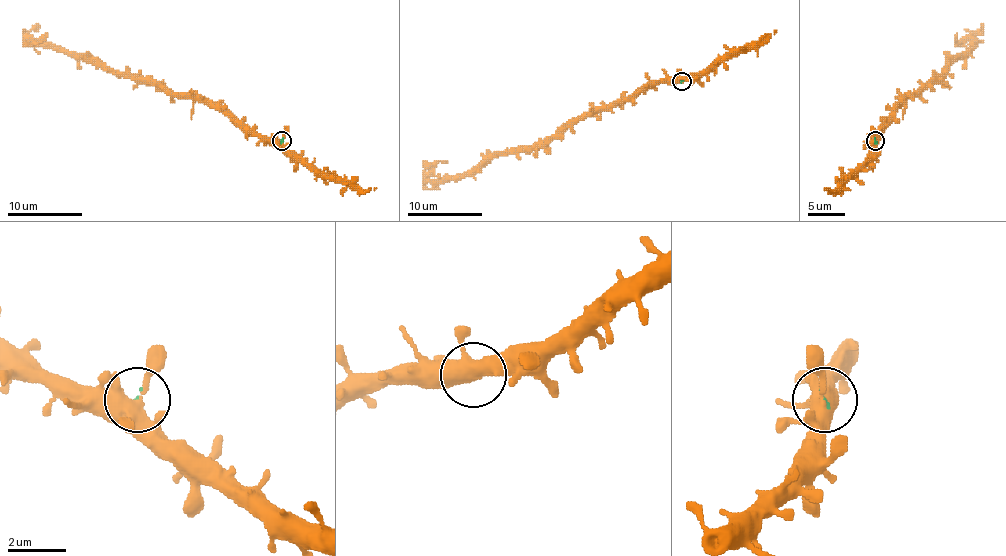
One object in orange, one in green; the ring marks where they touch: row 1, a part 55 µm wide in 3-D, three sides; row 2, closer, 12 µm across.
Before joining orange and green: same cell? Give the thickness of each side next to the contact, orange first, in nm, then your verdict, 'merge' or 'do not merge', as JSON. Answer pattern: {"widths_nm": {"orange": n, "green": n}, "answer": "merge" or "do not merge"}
{"widths_nm": {"orange": 440, "green": 70}, "answer": "do not merge"}

